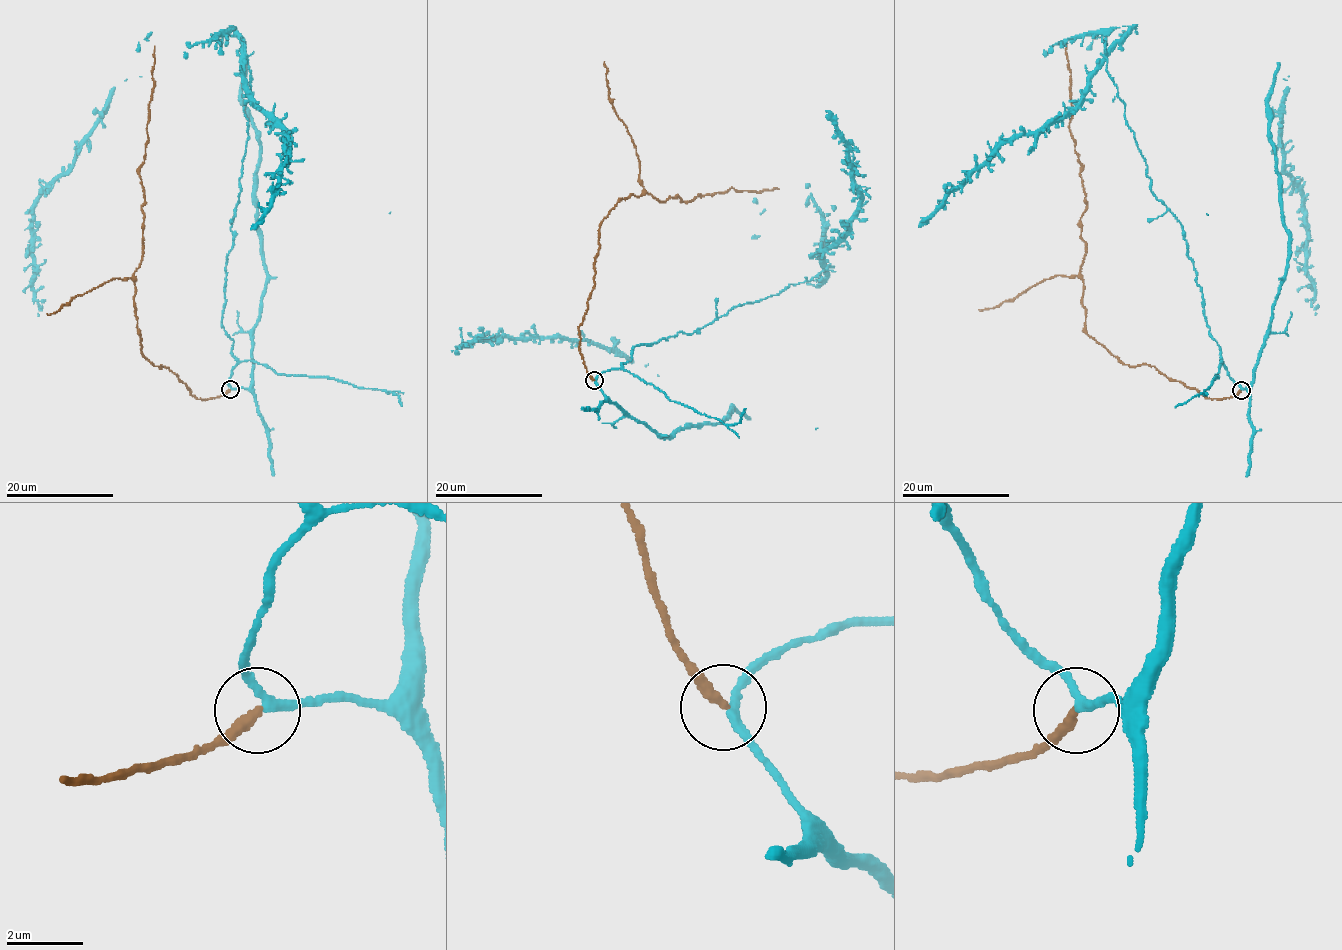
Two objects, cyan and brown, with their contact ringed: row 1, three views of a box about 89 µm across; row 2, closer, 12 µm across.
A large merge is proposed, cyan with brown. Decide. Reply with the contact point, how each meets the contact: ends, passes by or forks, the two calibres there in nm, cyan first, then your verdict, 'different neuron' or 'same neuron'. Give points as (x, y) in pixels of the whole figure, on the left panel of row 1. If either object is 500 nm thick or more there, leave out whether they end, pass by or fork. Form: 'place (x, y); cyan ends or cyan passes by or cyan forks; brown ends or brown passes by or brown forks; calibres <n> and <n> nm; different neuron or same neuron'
place (230, 389); cyan passes by; brown ends; calibres 200 and 280 nm; same neuron

